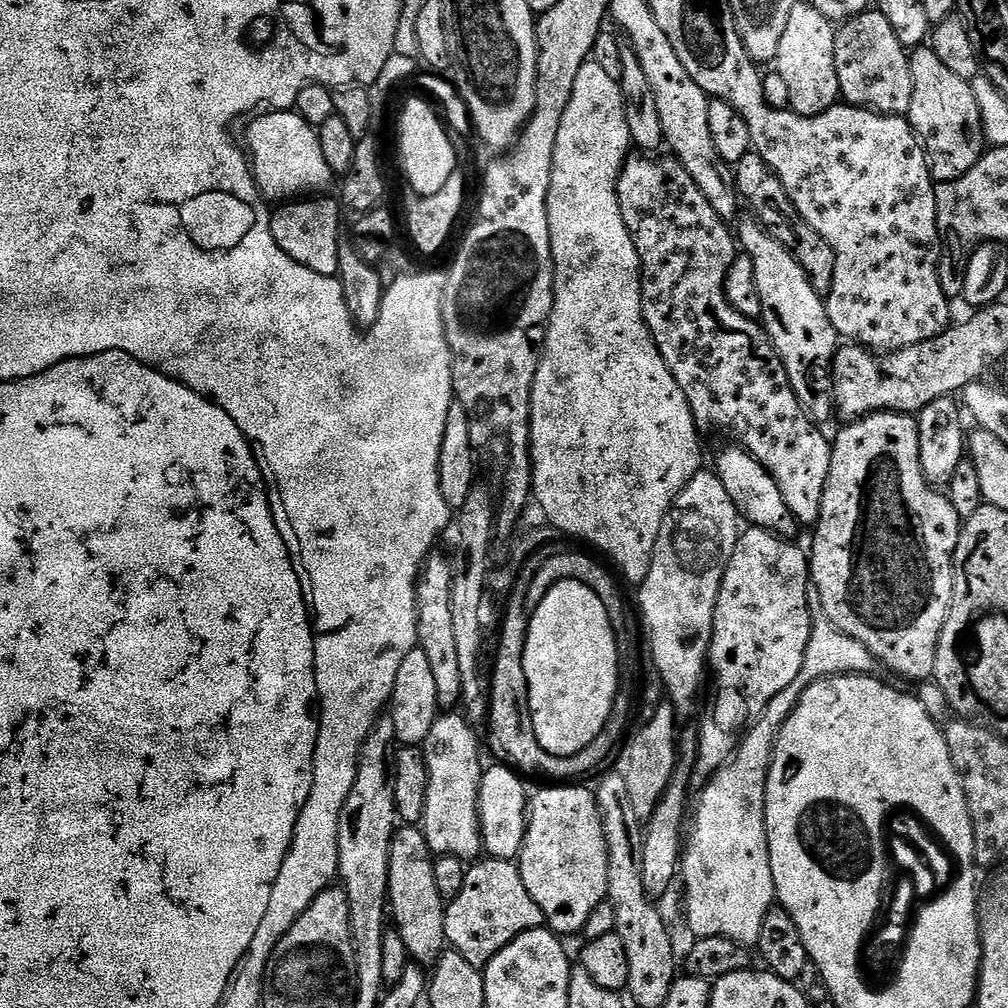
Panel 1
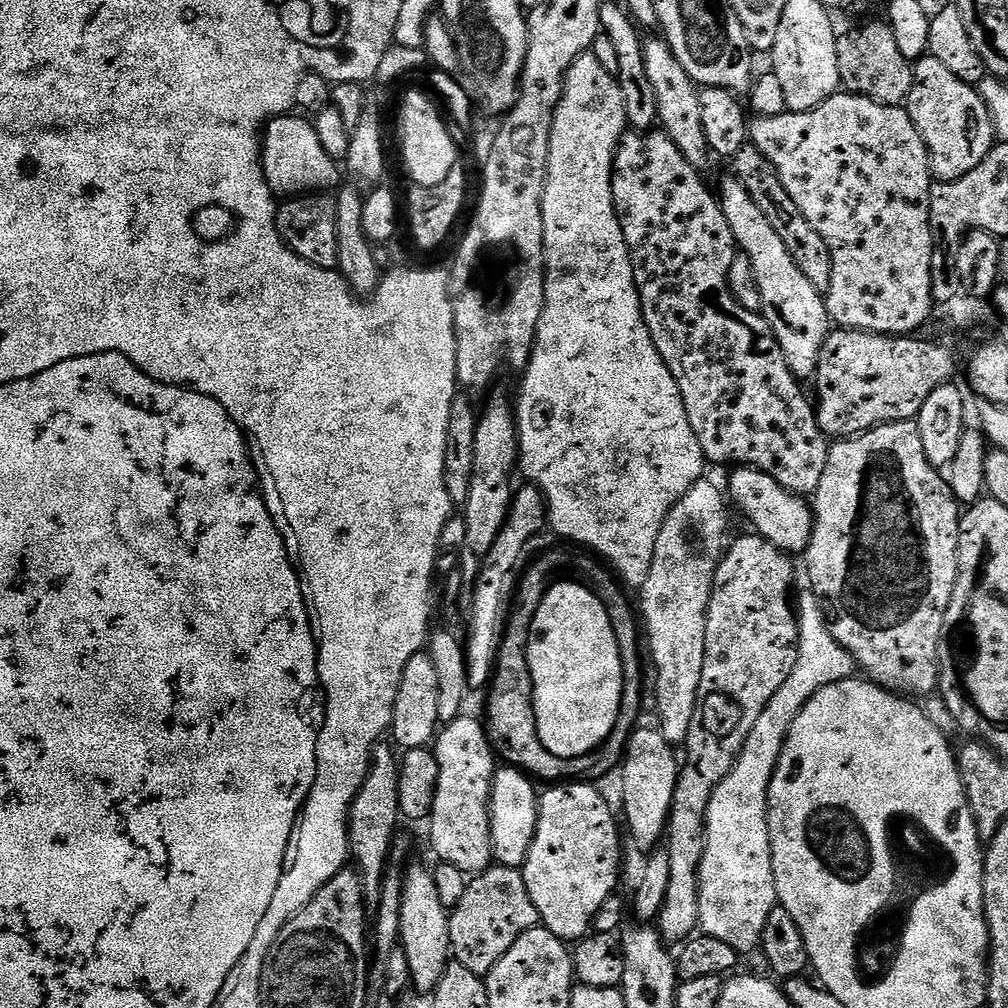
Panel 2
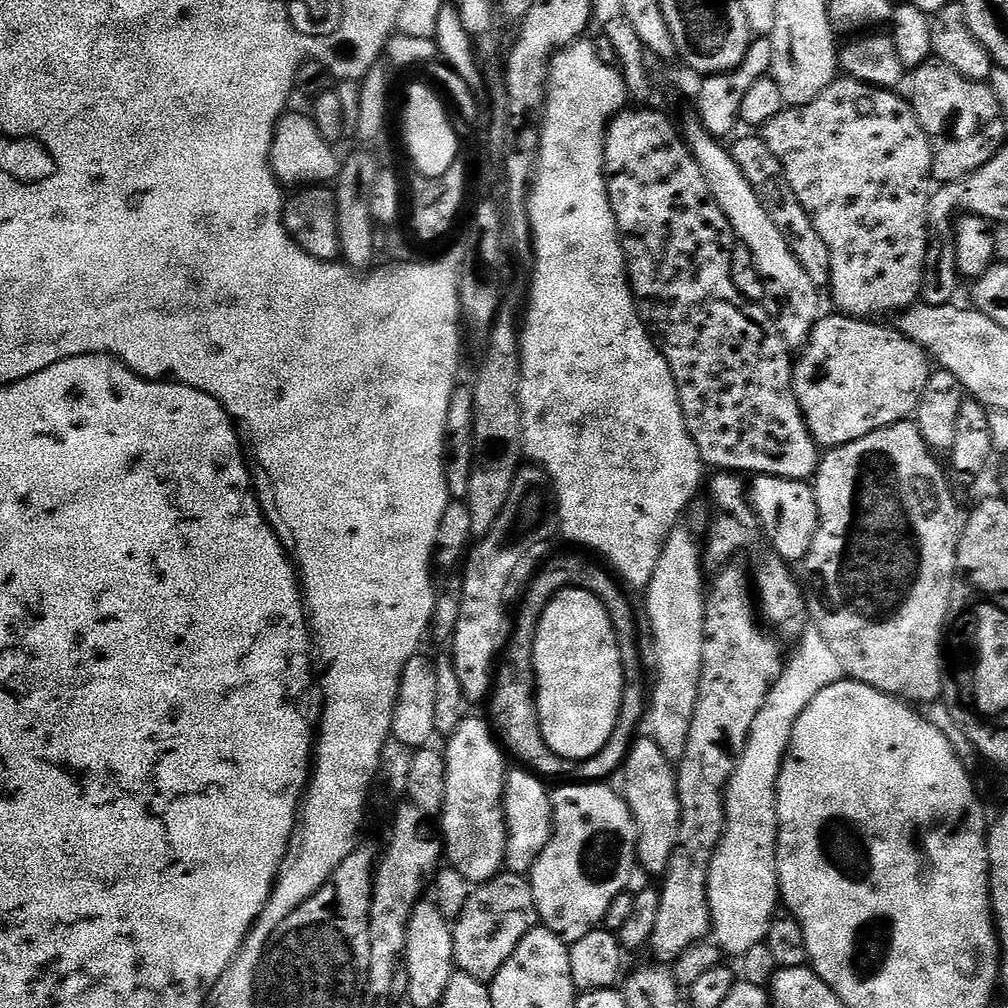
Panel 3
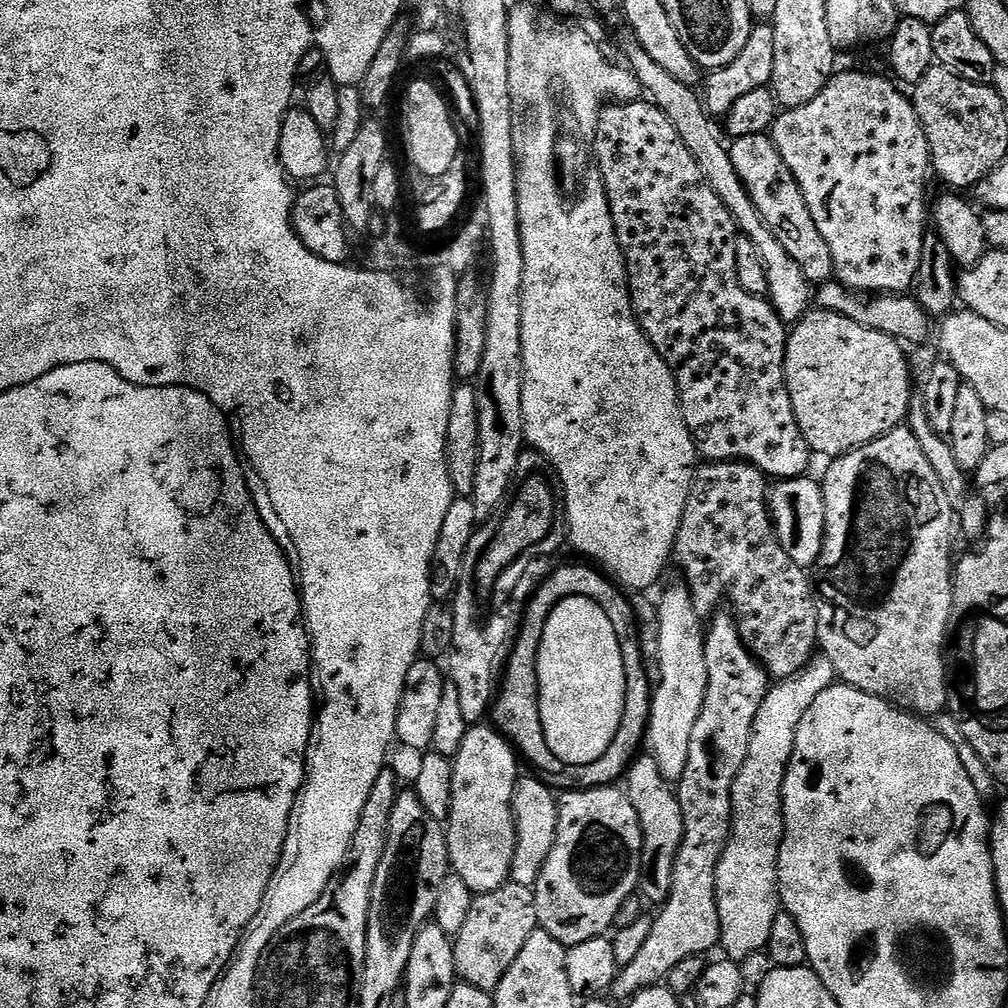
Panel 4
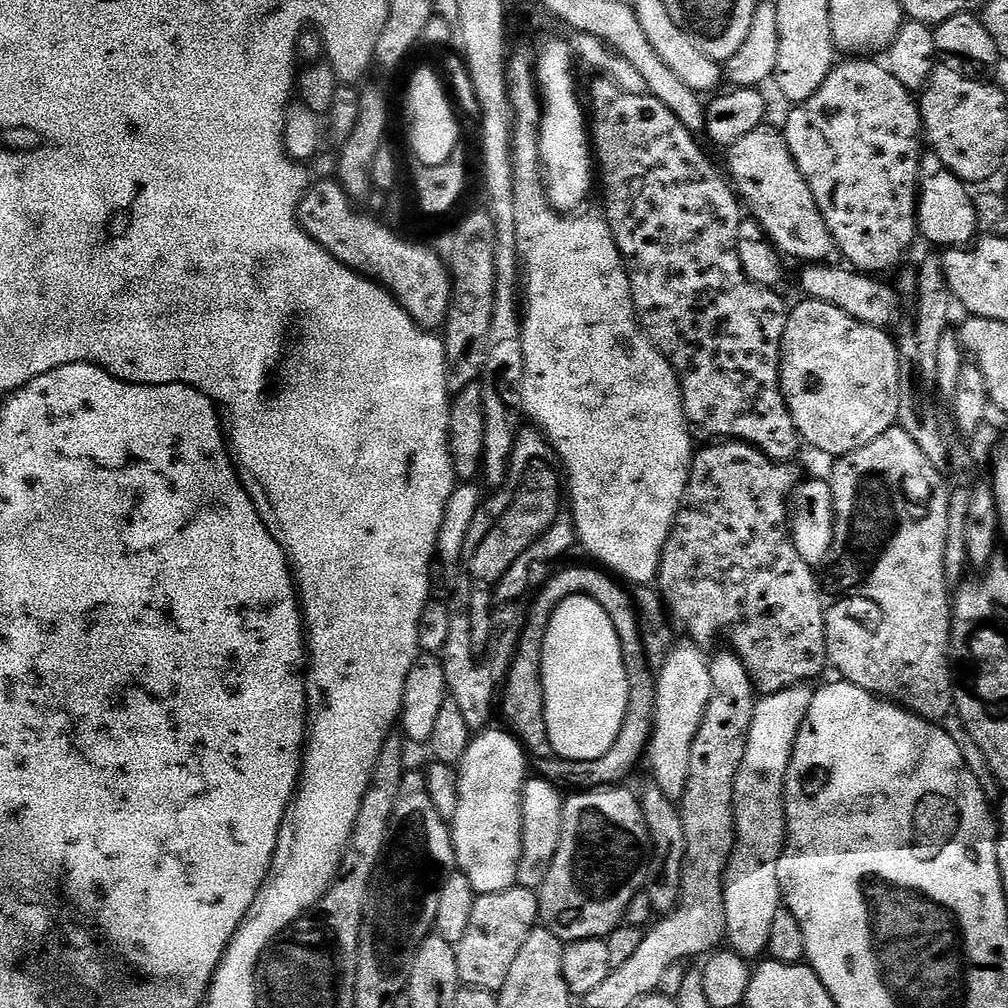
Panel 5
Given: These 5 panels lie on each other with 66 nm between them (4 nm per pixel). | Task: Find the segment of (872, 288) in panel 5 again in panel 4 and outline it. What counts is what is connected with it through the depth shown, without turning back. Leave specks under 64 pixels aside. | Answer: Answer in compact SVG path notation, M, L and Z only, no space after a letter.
M825 282L815 289L814 300L823 311L842 314L870 330L893 336L908 346L920 344L928 336L930 317L908 294L861 294L839 282Z

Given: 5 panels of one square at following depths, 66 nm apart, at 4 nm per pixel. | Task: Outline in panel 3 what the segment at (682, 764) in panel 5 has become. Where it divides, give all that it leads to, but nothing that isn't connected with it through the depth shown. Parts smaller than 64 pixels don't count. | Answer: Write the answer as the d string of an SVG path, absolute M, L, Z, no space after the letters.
M681 522L668 535L664 549L655 567L652 580L646 589L649 620L652 623L653 638L656 639L658 670L660 677L654 682L650 692L650 720L652 716L651 739L662 746L662 754L673 762L684 757L686 742L690 738L690 722L694 718L696 699L700 689L702 674L702 646L704 645L704 601L706 599L706 582L704 586L704 568L706 560L702 555L702 528L696 524Z

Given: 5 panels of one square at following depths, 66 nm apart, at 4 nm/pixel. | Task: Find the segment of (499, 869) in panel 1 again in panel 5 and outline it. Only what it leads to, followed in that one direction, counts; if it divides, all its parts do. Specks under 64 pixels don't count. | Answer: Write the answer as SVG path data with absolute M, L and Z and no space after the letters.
M513 886L505 892L477 895L474 911L470 914L470 926L466 926L466 934L455 945L461 985L498 994L502 986L506 986L506 977L510 975L510 966L514 966L514 958L518 958L518 950L522 950L526 938L537 927L539 920L540 898L531 888Z

